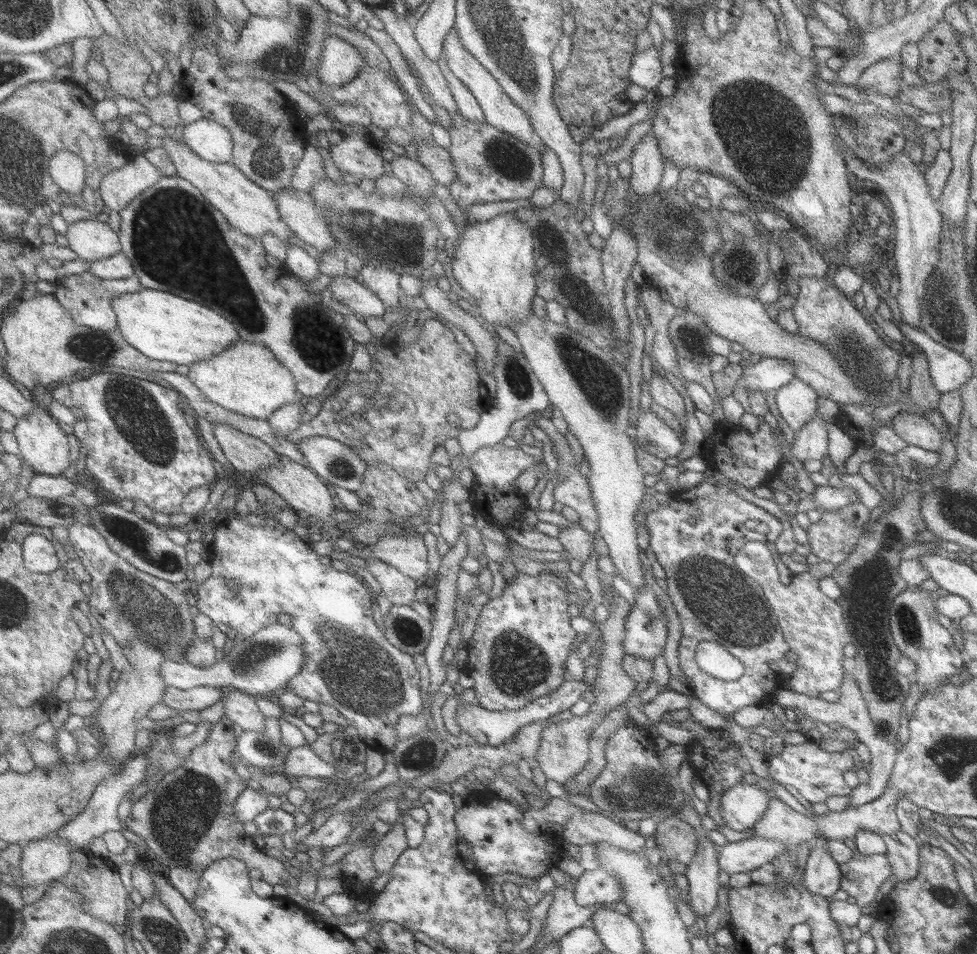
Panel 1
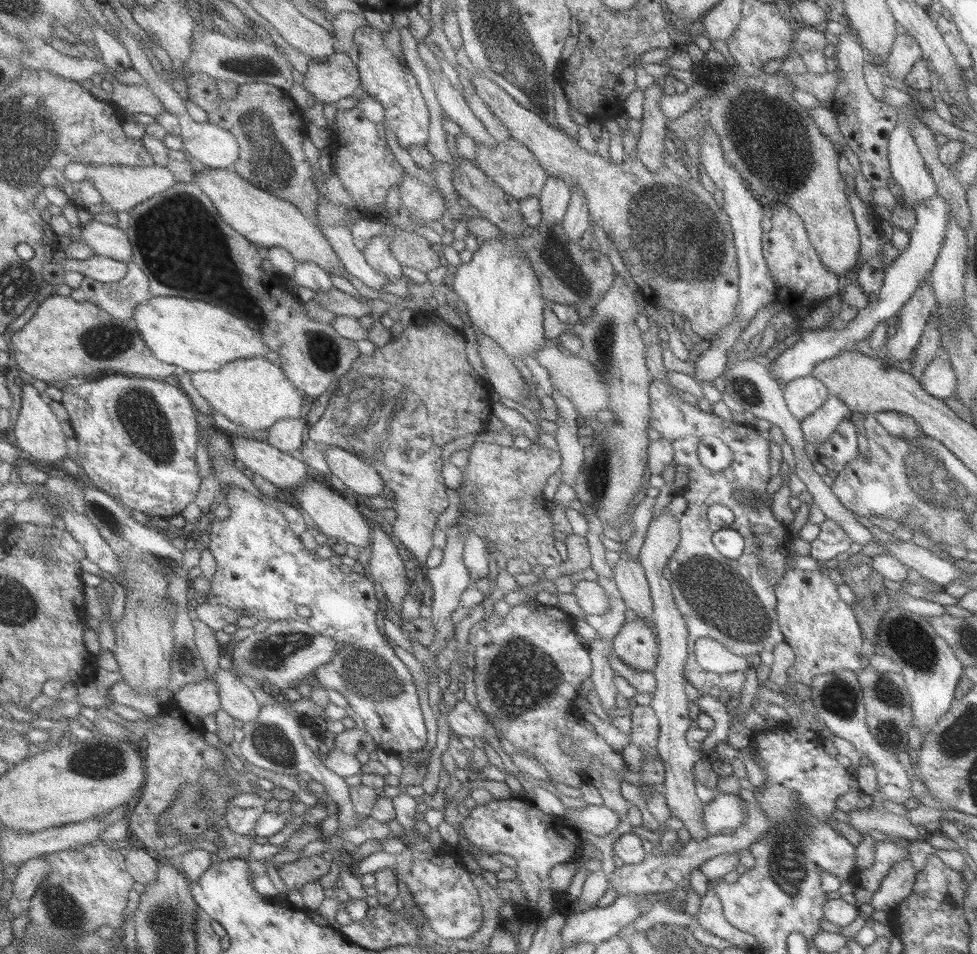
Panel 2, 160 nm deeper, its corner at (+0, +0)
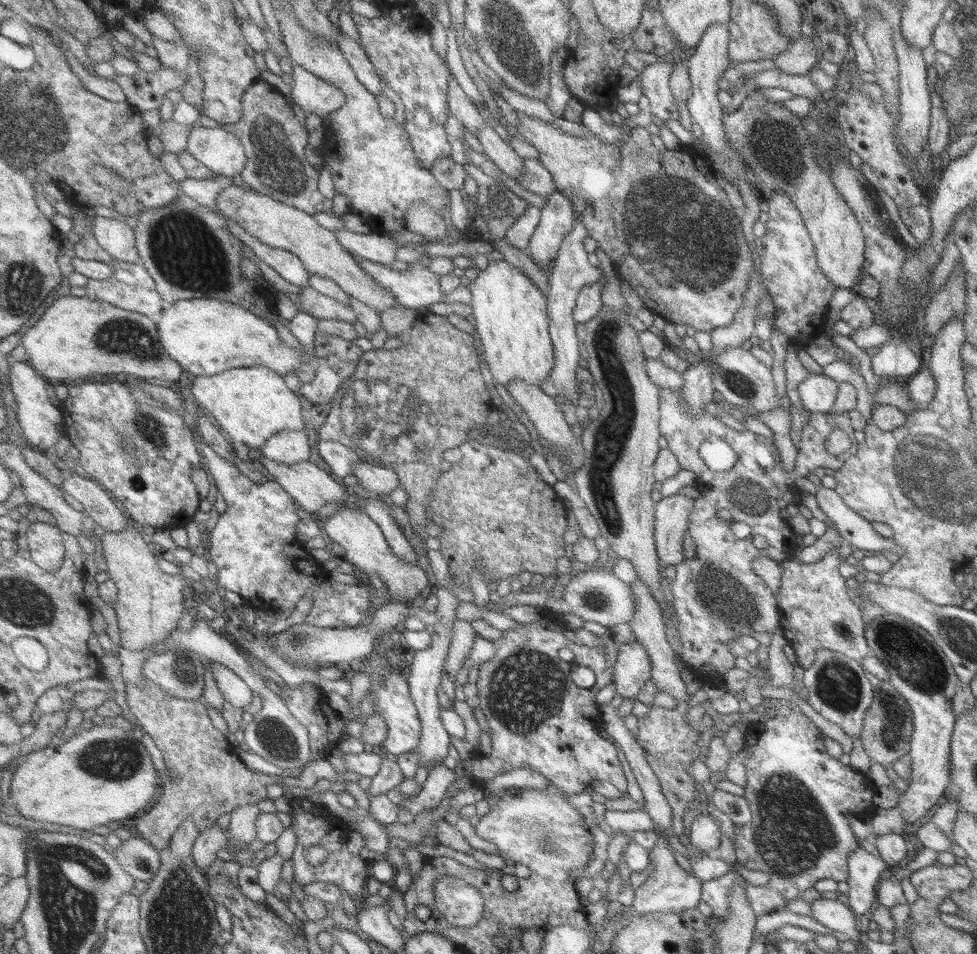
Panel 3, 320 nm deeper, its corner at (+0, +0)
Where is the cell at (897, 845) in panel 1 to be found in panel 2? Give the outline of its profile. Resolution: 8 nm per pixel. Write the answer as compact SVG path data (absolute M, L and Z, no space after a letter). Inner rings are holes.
M910 857L900 860L892 866L879 886L870 896L868 904L874 910L890 913L906 897L909 896L913 882L915 882L915 869L911 866Z

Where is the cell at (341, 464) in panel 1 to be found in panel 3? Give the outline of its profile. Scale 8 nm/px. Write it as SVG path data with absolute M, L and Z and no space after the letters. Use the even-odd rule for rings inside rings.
M364 461L352 470L352 475L367 490L369 496L386 497L389 492L400 488L400 476L381 464Z

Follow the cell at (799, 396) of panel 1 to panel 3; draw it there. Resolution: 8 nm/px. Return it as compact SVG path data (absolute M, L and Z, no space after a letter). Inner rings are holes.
M808 374L797 387L803 409L808 413L827 413L833 407L837 385L837 381L823 374Z

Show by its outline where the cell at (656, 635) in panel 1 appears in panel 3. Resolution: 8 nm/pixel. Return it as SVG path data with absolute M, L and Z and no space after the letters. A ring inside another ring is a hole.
M637 640L617 647L618 655L614 665L616 692L624 699L637 699L647 683L652 680L651 656L647 653L647 648Z

